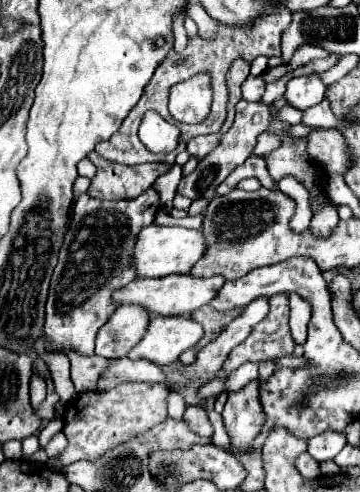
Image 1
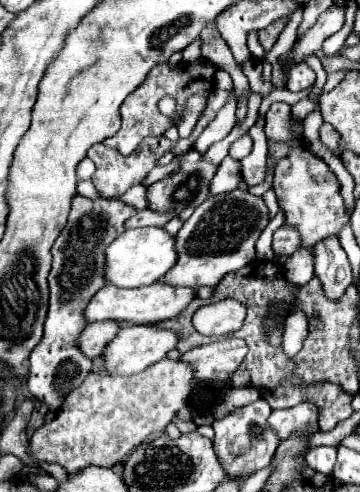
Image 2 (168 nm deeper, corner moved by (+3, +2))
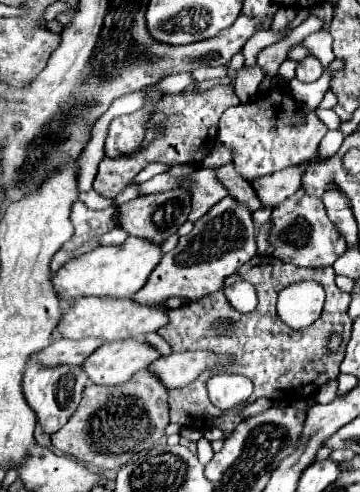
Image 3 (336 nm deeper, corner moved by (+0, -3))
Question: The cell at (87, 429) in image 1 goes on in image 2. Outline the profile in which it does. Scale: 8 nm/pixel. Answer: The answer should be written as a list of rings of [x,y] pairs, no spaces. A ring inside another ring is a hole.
[[[164,358],[134,376],[108,376],[108,378],[88,376],[82,382],[82,386],[78,386],[66,396],[66,404],[60,406],[60,410],[56,412],[56,418],[50,424],[44,424],[38,430],[34,430],[28,442],[30,444],[28,454],[32,458],[36,456],[38,464],[56,462],[64,466],[70,474],[82,472],[88,466],[120,464],[146,438],[160,434],[166,428],[166,424],[174,418],[174,414],[188,404],[188,398],[192,392],[192,380],[194,380],[192,366],[188,362],[170,360],[170,358]]]

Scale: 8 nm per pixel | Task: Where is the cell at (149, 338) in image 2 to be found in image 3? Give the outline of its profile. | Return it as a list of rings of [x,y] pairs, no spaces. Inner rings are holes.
[[[137,339],[111,341],[97,347],[79,367],[95,385],[119,385],[129,381],[133,373],[147,369],[159,351]]]

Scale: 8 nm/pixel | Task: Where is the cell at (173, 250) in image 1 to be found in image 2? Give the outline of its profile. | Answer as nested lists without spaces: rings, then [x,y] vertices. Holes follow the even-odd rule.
[[[130,228],[120,234],[106,252],[106,278],[122,288],[138,288],[158,282],[178,260],[176,238],[164,228]]]

